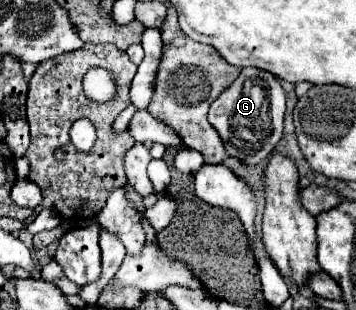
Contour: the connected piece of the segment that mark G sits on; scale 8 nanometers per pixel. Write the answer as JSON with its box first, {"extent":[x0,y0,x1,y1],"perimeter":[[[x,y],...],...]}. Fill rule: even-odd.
{"extent":[208,67,286,167],"perimeter":[[[246,67],[230,85],[230,89],[226,89],[210,105],[208,121],[218,131],[230,157],[240,159],[246,167],[256,167],[264,157],[268,157],[276,149],[284,129],[284,113],[286,97],[278,79],[262,69]]]}

